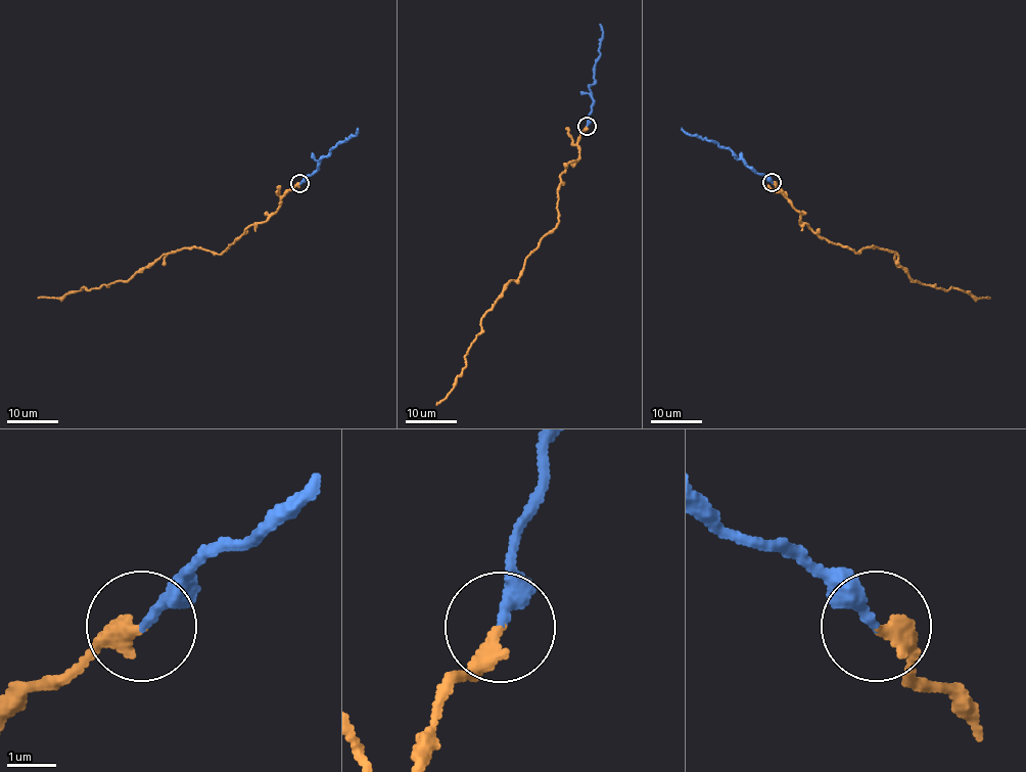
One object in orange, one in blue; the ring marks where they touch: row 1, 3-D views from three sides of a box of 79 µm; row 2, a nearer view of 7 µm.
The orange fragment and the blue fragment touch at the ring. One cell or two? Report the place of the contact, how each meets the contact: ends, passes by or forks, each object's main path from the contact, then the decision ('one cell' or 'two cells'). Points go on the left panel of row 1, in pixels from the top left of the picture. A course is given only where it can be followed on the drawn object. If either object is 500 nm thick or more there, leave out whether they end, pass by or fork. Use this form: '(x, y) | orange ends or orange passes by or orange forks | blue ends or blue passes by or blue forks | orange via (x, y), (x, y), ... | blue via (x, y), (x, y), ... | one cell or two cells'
(299, 183) | orange ends | blue ends | orange via (300, 183), (281, 197), (276, 211), (253, 223), (220, 255), (185, 247), (127, 280), (37, 299) | blue via (300, 183), (317, 170), (320, 159), (330, 149), (356, 135), (357, 128) | one cell

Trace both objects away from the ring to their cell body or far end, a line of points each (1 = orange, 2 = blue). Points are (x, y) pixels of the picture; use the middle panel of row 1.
1: (587, 126), (577, 143), (579, 156), (560, 177), (558, 223), (484, 314), (466, 365), (436, 405)
2: (587, 126), (593, 101), (589, 87), (594, 83), (594, 67), (600, 54), (602, 32), (599, 24)

